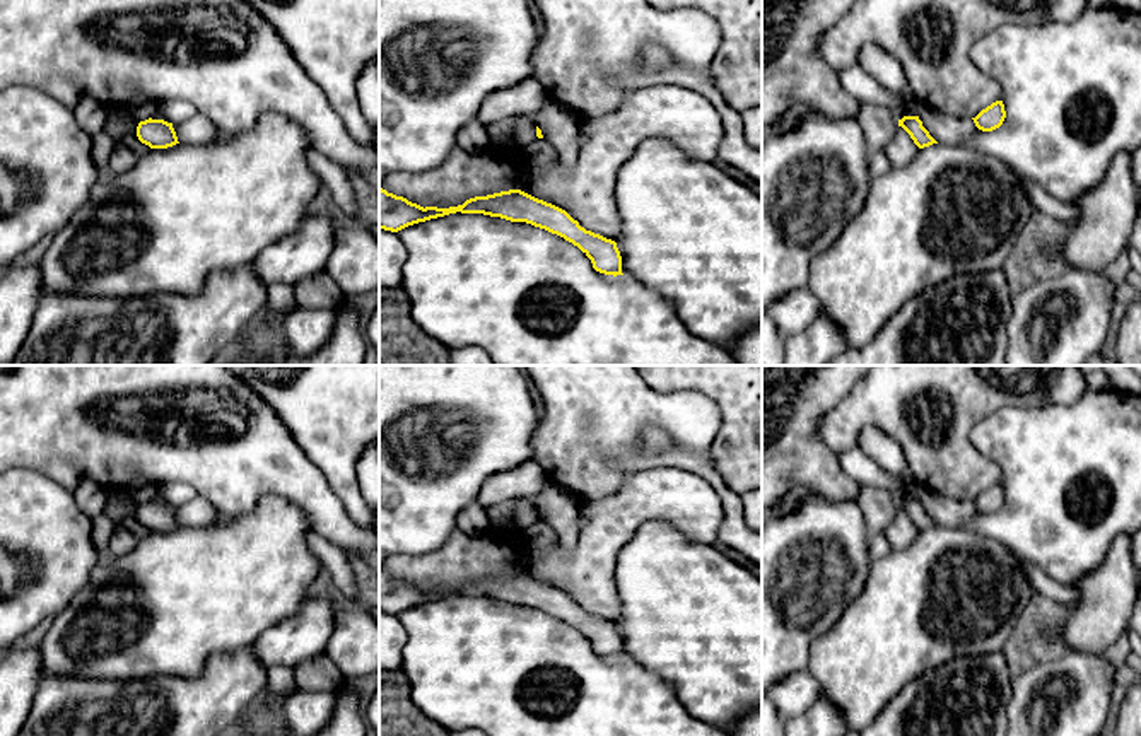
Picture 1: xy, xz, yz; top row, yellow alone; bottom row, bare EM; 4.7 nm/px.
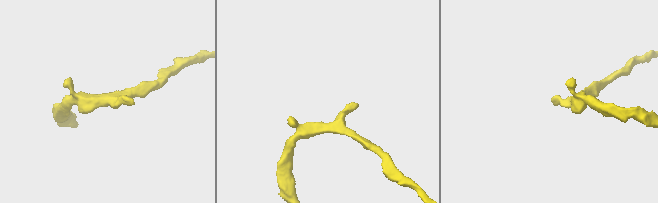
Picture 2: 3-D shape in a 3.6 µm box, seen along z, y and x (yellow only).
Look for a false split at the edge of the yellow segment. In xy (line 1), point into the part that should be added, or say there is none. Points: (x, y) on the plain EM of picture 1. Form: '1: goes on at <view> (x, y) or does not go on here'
1: does not go on here

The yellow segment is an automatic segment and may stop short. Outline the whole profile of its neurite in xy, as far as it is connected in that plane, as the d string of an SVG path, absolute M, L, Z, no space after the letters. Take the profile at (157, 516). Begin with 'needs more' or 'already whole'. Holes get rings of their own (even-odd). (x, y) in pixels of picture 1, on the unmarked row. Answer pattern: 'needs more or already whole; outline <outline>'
already whole; outline M149 500L140 504L137 509L137 519L150 531L167 531L179 526L173 505L164 502Z

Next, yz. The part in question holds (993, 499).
already whole; outline M996 483L982 492L974 502L975 509L982 514L992 514L1003 507L1006 500L1003 483Z

